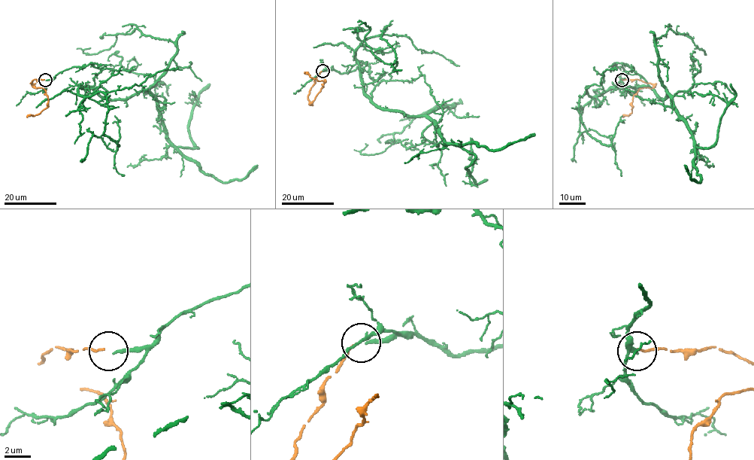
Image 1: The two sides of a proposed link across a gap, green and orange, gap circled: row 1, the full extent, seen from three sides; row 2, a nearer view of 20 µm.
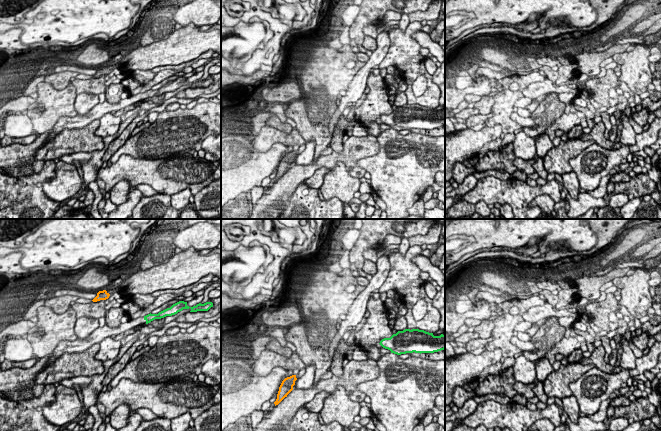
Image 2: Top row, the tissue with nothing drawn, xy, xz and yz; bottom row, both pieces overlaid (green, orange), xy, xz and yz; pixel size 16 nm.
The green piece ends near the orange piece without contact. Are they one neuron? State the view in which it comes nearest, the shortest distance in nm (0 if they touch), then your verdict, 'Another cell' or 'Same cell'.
Closest in xy. Distance 650 nm. Another cell

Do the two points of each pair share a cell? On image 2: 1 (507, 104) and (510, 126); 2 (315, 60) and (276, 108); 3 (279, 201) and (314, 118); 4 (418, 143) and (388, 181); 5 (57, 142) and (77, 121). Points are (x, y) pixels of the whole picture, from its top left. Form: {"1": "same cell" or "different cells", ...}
{"1": "same cell", "2": "different cells", "3": "different cells", "4": "same cell", "5": "different cells"}

